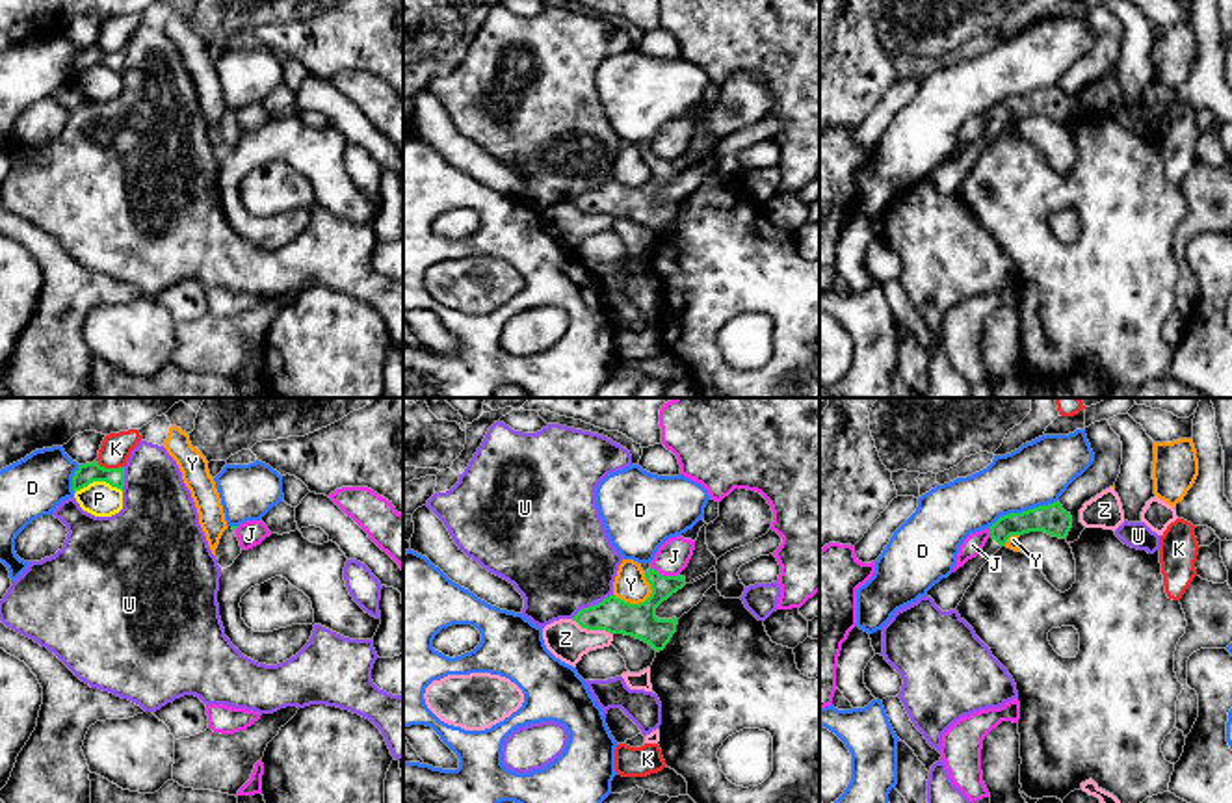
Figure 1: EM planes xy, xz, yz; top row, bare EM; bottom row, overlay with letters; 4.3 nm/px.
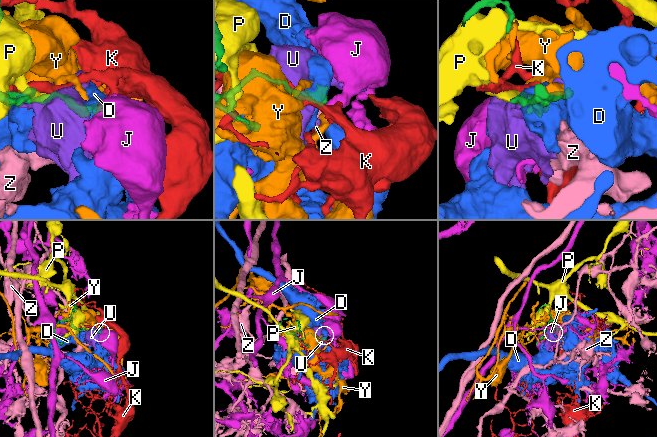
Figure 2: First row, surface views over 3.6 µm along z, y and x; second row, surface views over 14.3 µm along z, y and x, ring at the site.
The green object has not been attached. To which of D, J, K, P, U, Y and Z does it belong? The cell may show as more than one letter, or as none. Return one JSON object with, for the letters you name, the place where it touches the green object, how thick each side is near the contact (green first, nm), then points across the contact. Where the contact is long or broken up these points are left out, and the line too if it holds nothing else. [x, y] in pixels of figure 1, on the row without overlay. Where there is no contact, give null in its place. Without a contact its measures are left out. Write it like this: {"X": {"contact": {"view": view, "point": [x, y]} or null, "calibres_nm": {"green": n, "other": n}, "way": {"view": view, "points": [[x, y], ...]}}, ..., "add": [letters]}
{"add": []}

